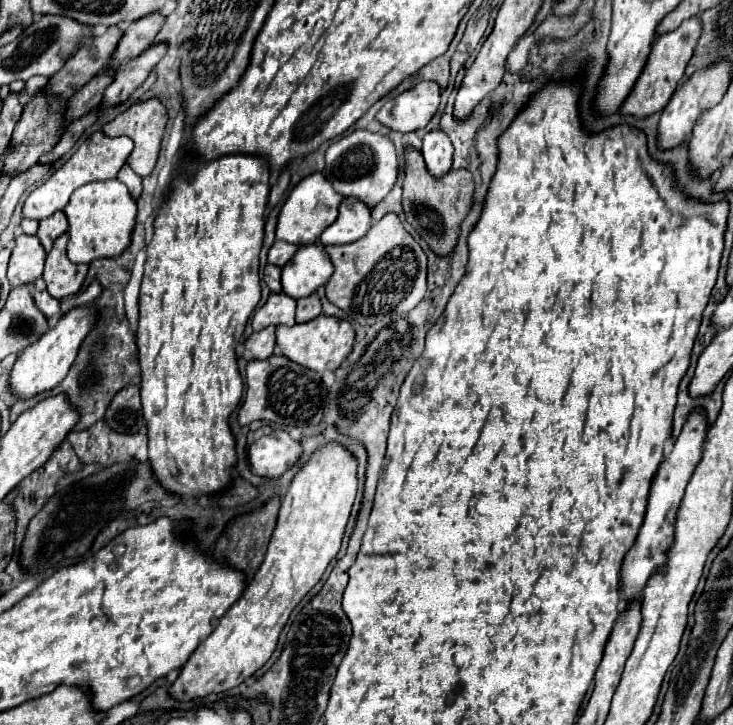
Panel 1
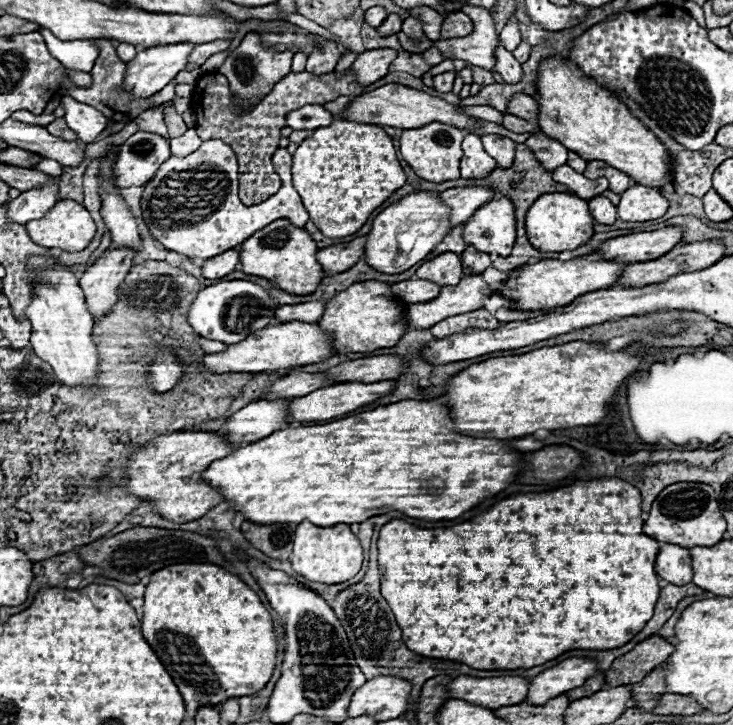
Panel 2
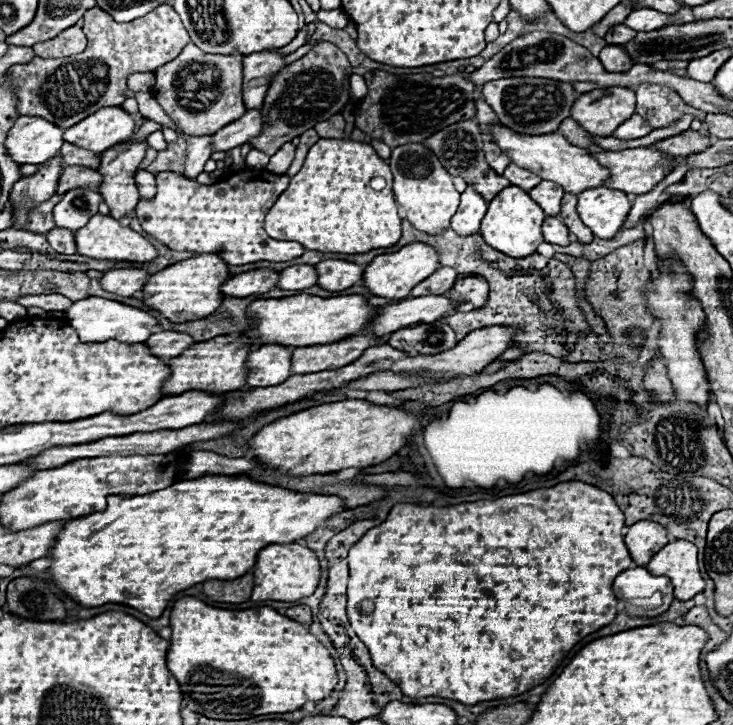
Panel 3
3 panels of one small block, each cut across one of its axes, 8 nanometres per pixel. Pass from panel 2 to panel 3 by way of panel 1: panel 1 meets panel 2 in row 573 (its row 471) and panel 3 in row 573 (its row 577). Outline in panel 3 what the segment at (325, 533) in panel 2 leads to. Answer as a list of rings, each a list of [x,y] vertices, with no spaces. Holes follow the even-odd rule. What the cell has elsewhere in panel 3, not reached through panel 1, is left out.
[[[270,544],[264,550],[260,550],[256,566],[252,568],[256,576],[256,586],[252,592],[252,600],[278,600],[278,602],[296,602],[300,598],[306,598],[314,594],[318,580],[320,580],[320,562],[314,554],[314,550],[302,546],[302,544]]]

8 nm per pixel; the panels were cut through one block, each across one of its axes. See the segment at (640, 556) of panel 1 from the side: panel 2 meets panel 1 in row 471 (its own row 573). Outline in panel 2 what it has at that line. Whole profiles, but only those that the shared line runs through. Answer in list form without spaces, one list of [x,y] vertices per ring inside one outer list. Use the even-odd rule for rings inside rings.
[[[662,544],[656,558],[656,572],[662,580],[676,586],[692,582],[690,550],[676,544]]]

